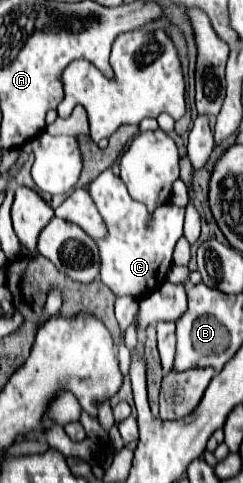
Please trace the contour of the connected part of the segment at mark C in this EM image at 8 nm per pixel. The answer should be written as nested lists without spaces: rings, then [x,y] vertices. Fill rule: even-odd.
[[[111,169],[103,171],[87,187],[87,191],[107,227],[107,235],[103,239],[95,239],[101,259],[99,279],[119,297],[129,295],[135,299],[143,299],[161,283],[165,283],[173,261],[173,247],[183,235],[185,209],[177,205],[159,205],[153,215],[149,215],[141,203],[129,197],[125,183],[121,181],[121,177],[113,175]],[[149,217],[153,219],[151,225],[147,225]]]

